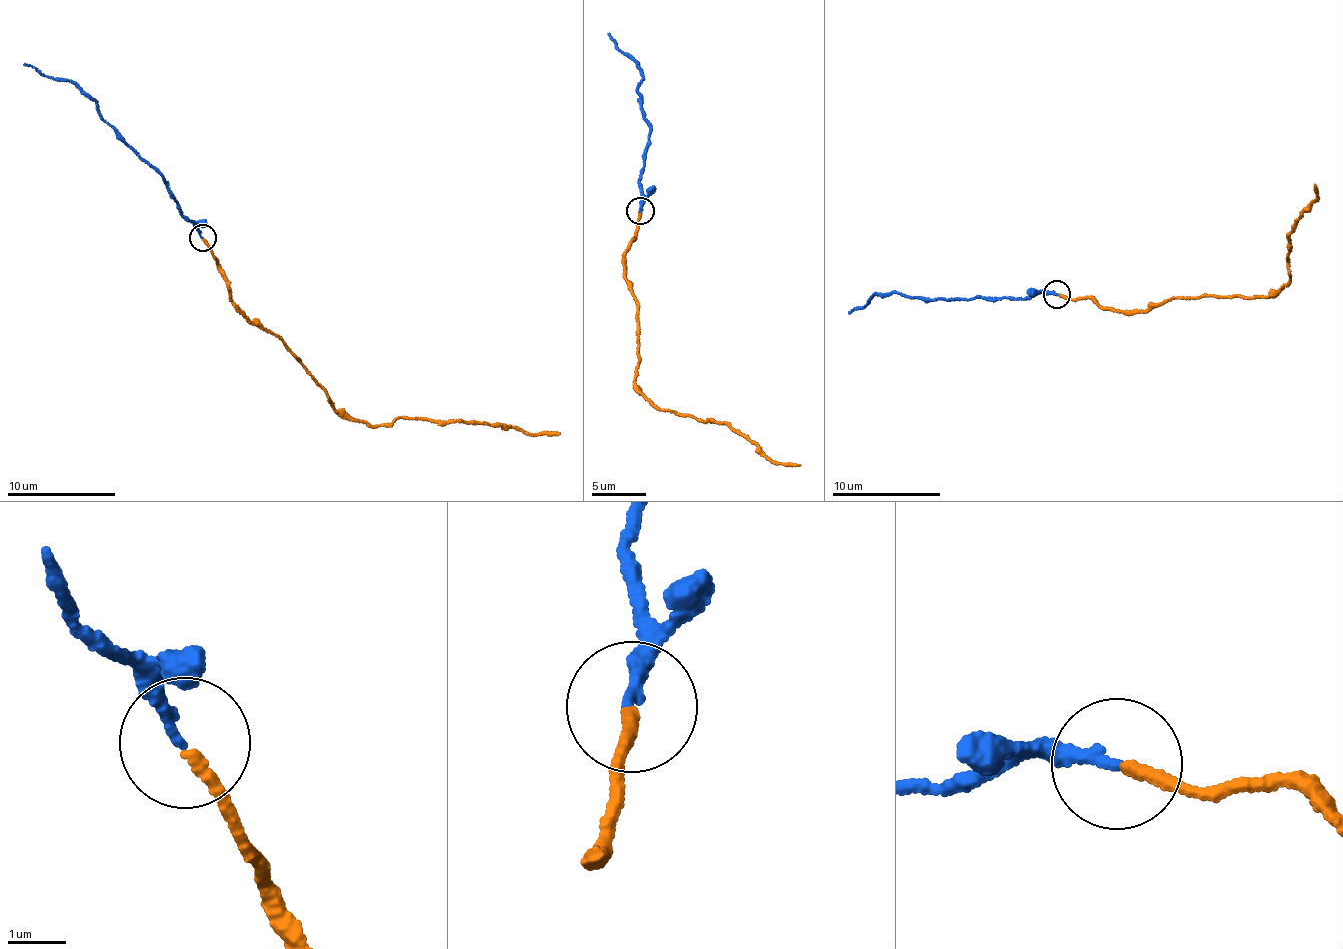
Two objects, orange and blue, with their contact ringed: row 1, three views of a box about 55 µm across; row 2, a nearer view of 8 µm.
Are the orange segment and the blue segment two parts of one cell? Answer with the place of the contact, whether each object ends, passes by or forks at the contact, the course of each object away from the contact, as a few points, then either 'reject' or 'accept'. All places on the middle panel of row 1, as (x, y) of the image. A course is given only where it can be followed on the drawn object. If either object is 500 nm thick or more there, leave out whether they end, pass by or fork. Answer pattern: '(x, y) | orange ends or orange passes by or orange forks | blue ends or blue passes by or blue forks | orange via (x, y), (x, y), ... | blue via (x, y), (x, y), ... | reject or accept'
(640, 211) | orange ends | blue ends | orange via (640, 210), (625, 258), (639, 322), (634, 389), (680, 416), (725, 422), (772, 462), (799, 464) | blue via (641, 211), (643, 148), (650, 145), (650, 126), (636, 92), (643, 71), (639, 62), (609, 35) | accept

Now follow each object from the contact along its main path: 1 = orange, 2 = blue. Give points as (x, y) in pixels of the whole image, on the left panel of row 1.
1: (203, 239), (234, 303), (283, 341), (338, 413), (382, 425), (456, 420), (559, 433)
2: (203, 237), (167, 192), (170, 184), (103, 121), (93, 98), (78, 85), (24, 63)

